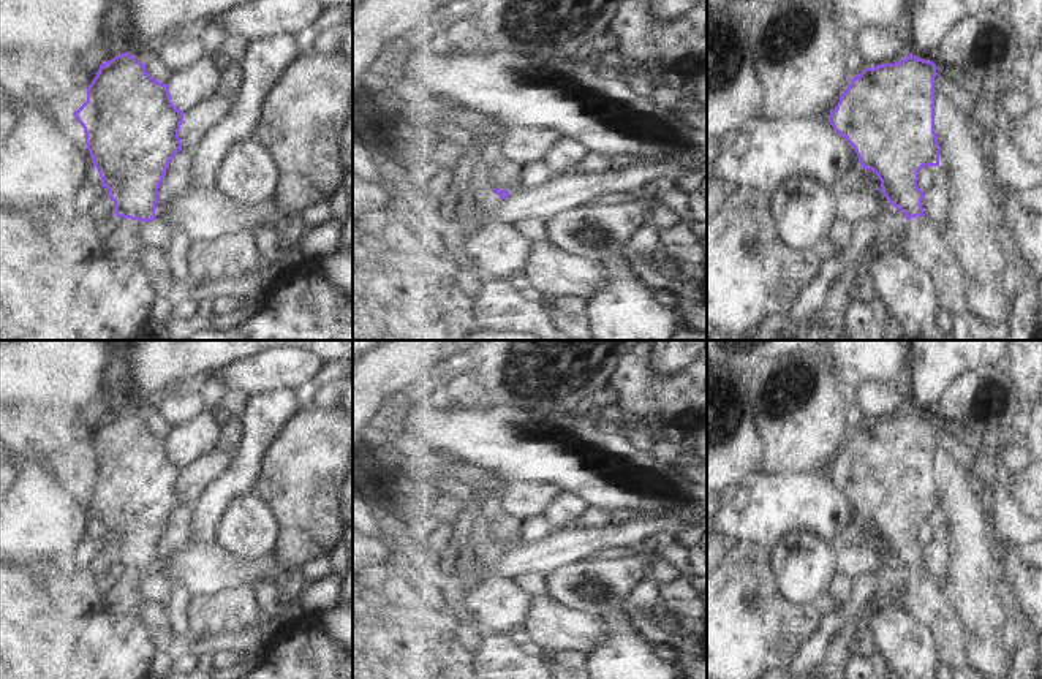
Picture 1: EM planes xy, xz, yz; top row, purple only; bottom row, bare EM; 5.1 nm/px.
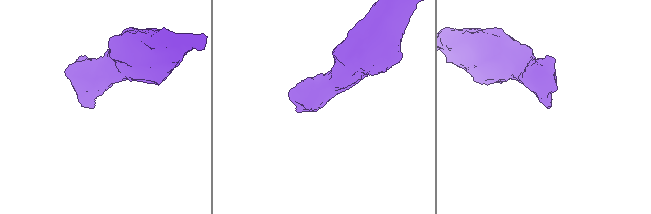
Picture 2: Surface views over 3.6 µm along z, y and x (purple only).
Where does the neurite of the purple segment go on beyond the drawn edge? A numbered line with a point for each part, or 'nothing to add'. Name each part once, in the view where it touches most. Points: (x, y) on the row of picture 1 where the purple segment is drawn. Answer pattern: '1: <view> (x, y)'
1: xy (119, 238)

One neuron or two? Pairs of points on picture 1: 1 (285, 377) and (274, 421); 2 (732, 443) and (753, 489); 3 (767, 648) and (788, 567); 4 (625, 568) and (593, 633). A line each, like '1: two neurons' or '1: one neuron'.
1: two neurons
2: two neurons
3: two neurons
4: two neurons

